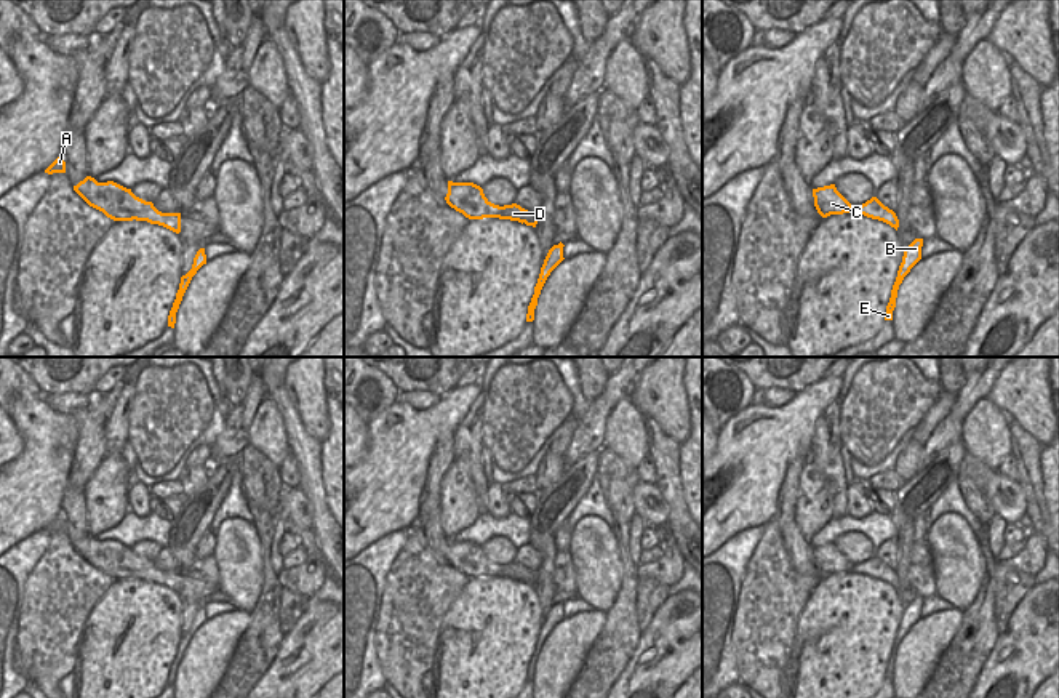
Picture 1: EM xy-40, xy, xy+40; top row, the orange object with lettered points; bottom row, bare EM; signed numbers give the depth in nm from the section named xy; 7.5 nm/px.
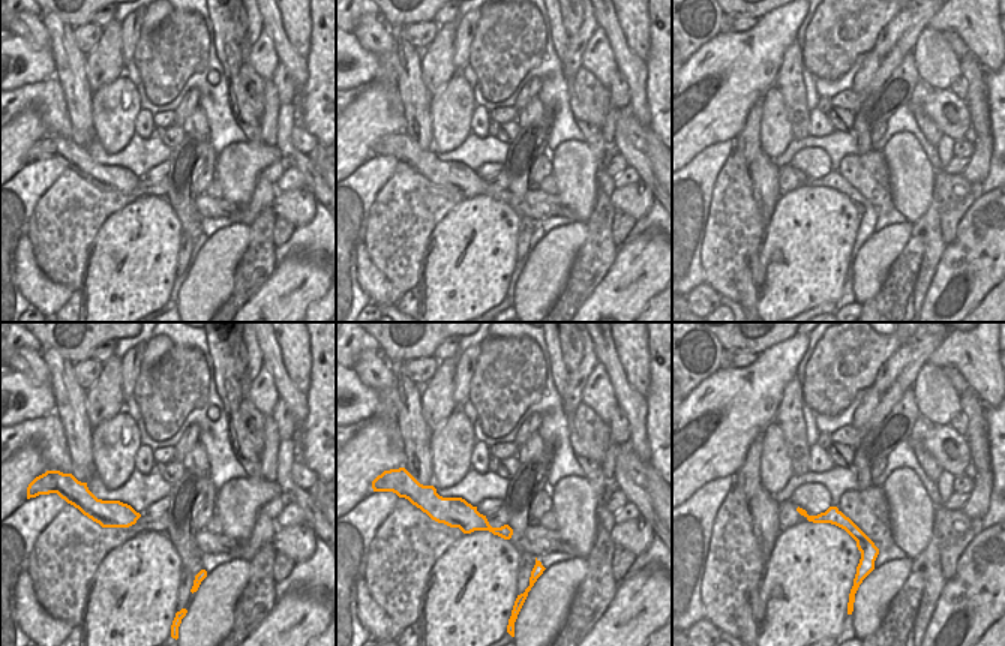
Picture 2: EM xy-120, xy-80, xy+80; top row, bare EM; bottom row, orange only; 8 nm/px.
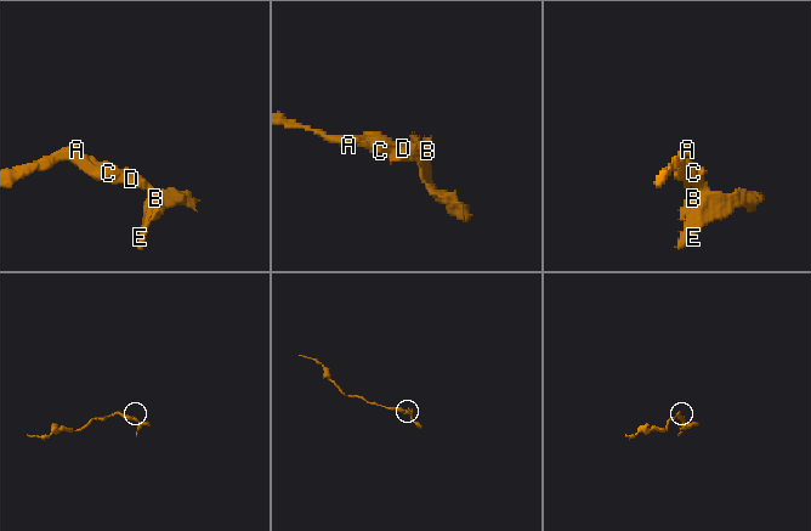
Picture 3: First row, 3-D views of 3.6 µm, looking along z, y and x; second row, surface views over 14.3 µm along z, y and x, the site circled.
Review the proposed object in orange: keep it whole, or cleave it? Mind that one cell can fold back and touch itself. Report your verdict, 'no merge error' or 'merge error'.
merge error

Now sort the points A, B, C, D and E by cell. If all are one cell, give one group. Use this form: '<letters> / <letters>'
A C D / B E

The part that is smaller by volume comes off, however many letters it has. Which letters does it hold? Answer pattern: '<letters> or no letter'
B, E

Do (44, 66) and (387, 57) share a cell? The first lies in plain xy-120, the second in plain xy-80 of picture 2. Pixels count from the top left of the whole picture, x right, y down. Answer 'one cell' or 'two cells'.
two cells

